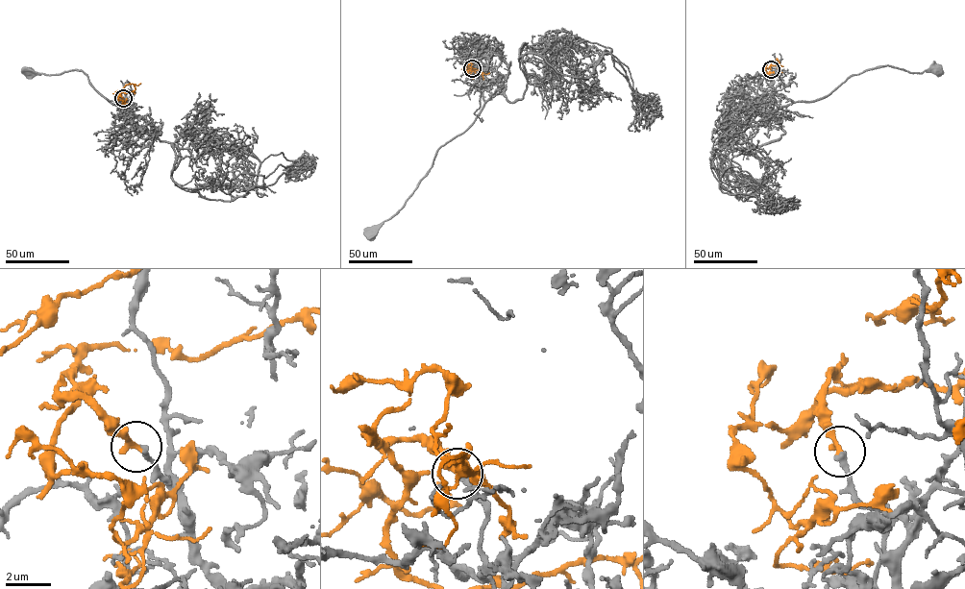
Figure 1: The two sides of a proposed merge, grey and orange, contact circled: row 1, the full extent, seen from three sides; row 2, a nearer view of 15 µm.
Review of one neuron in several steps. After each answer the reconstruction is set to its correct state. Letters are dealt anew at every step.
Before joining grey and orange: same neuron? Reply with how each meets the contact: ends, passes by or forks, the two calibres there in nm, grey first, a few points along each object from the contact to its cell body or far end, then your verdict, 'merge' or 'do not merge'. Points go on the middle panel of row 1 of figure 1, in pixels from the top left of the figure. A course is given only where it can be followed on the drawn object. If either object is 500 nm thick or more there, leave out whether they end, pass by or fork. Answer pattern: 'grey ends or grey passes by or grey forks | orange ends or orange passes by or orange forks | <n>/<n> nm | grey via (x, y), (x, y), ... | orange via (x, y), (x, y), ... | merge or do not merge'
grey ends | orange passes by | 260/190 nm | grey via (472, 69), (481, 79), (484, 107), (472, 124), (438, 150), (428, 174), (405, 204), (371, 235) | orange via (472, 69), (468, 67), (471, 76), (483, 73), (461, 69) | do not merge

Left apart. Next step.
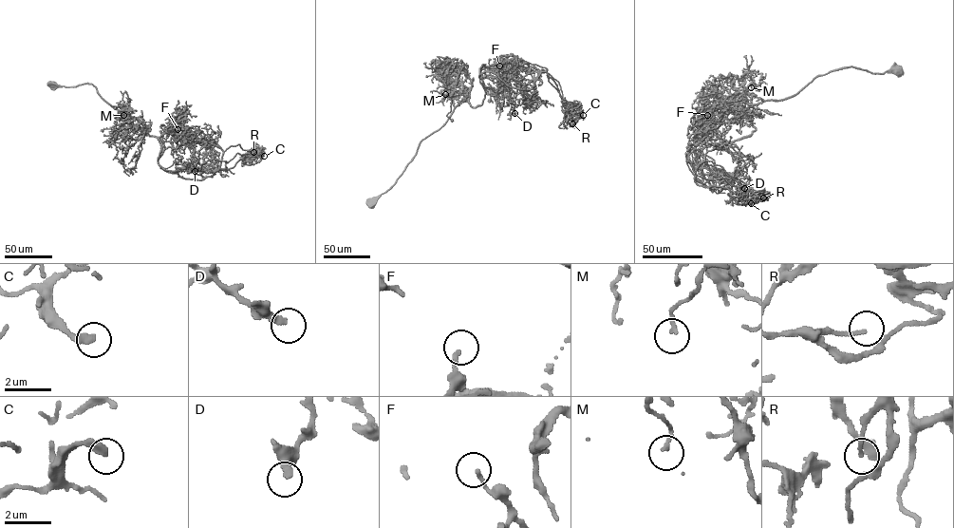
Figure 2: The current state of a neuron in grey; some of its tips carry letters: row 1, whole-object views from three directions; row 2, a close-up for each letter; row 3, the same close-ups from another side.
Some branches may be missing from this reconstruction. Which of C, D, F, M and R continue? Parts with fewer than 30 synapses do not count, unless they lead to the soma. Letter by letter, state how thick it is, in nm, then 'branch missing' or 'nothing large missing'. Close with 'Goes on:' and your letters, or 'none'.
C: calibre 280 nm; nothing large missing
D: calibre 280 nm; nothing large missing
F: calibre 180 nm; nothing large missing
M: calibre 150 nm; nothing large missing
R: calibre 160 nm; nothing large missing
Goes on: none

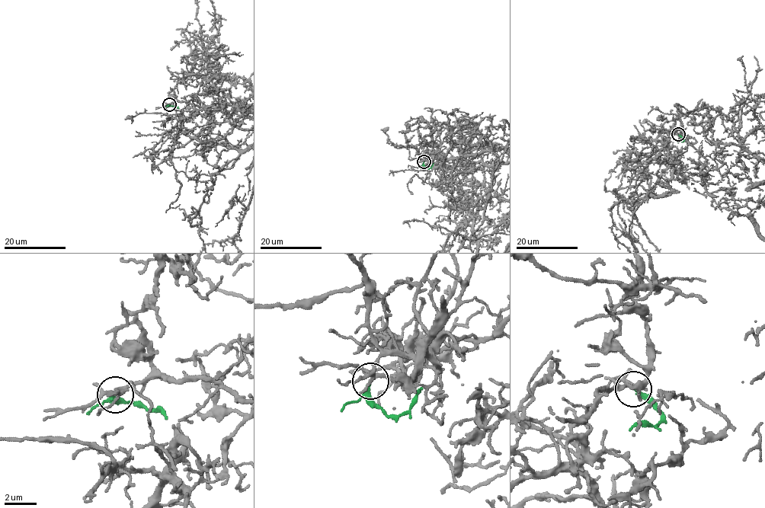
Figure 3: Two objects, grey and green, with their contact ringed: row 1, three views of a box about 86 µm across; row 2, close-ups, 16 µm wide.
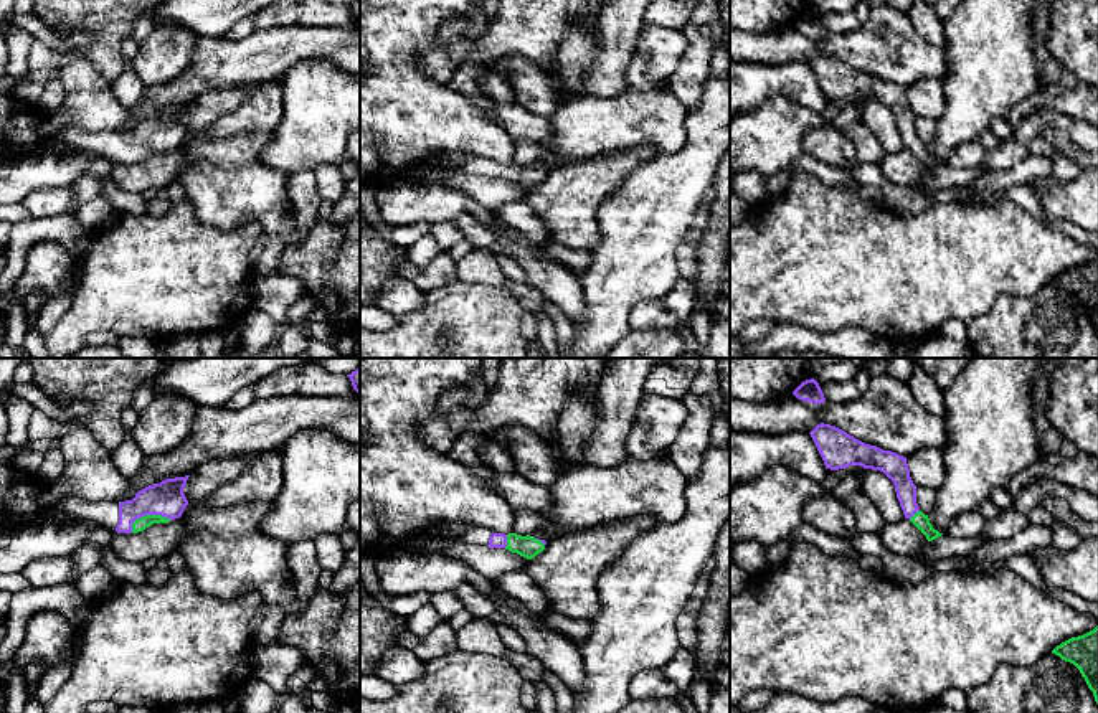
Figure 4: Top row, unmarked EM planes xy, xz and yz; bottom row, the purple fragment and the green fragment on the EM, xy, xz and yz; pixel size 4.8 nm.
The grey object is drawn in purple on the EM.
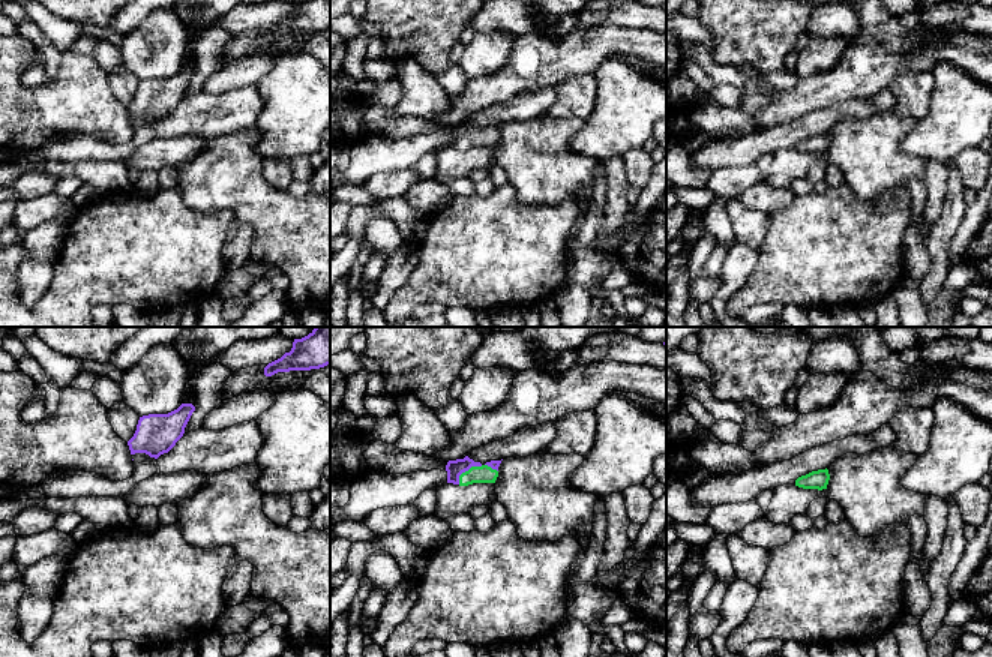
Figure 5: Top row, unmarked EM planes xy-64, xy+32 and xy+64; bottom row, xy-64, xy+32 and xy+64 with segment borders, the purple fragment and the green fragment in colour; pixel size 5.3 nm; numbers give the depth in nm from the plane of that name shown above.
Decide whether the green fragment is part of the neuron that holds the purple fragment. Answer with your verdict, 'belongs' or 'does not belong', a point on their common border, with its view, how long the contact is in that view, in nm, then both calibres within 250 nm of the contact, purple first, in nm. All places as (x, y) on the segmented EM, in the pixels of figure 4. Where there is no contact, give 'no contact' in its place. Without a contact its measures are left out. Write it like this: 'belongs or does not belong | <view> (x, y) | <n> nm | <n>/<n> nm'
belongs | xy (147, 514) | 220 nm | 170/60 nm

